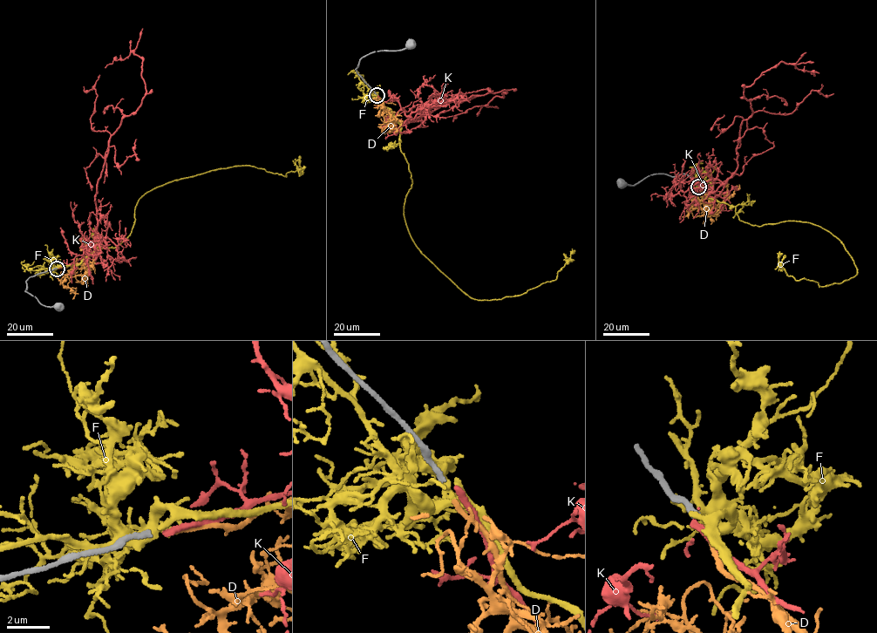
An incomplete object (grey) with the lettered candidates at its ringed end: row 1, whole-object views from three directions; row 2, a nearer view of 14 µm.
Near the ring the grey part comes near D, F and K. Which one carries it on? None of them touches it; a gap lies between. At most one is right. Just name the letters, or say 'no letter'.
no letter

